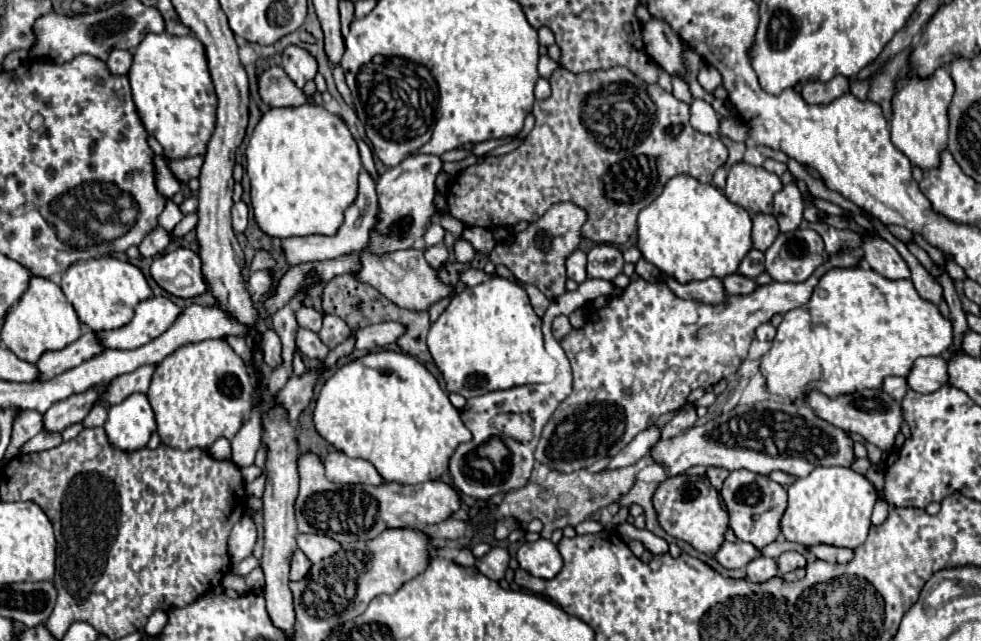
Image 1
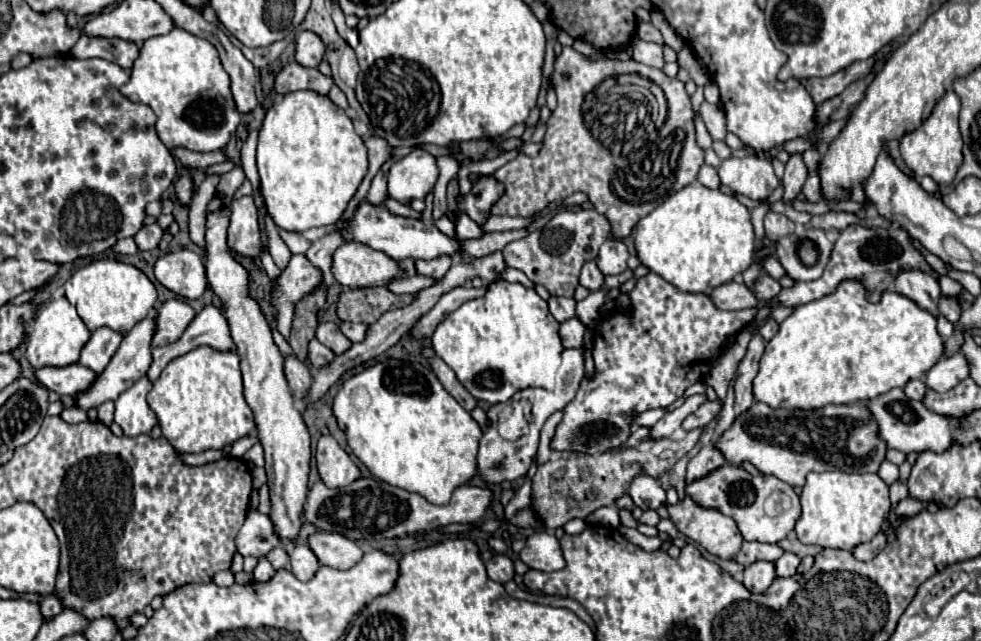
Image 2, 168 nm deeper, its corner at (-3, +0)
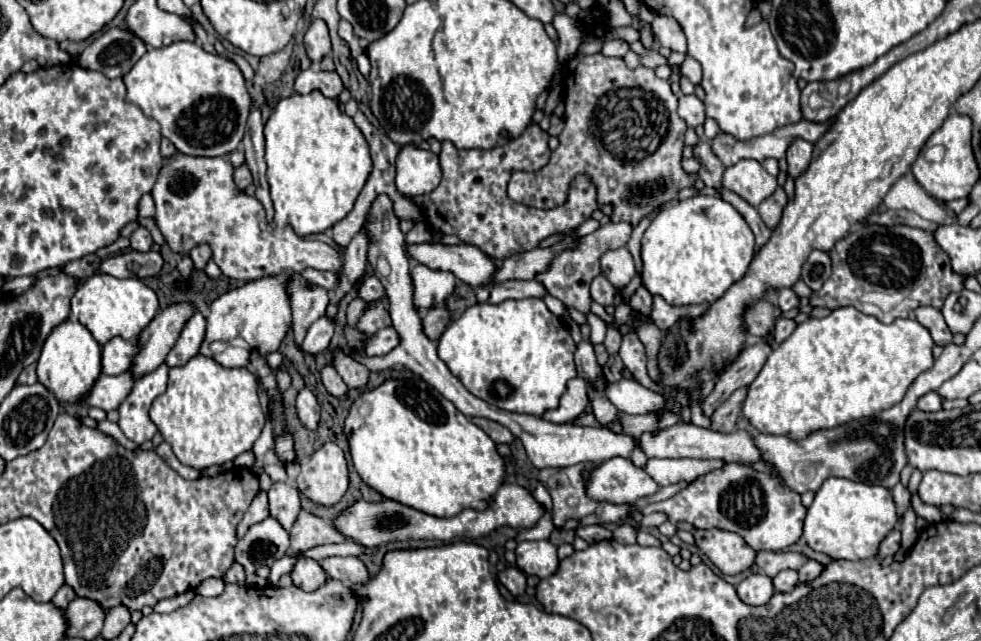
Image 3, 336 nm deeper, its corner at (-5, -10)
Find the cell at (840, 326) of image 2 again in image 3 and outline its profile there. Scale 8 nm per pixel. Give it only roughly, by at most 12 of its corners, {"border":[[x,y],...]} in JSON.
{"border":[[853,306],[773,346],[743,414],[793,440],[899,404],[929,330]]}

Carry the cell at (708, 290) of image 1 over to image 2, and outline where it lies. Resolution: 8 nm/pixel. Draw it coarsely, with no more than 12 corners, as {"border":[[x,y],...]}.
{"border":[[735,280],[715,288],[711,300],[721,310],[755,308],[759,300]]}

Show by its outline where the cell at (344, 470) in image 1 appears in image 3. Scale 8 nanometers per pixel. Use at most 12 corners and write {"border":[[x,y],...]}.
{"border":[[333,442],[301,464],[297,488],[317,504],[347,492],[347,460]]}

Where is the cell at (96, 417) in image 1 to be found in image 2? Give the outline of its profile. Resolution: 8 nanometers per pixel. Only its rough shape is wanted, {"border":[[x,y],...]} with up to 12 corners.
{"border":[[107,400],[99,406],[99,420],[105,426],[113,422],[115,402]]}

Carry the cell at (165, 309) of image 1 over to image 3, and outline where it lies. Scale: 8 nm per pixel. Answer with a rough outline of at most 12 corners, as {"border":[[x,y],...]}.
{"border":[[201,312],[185,322],[167,354],[167,366],[187,364],[205,336]]}

